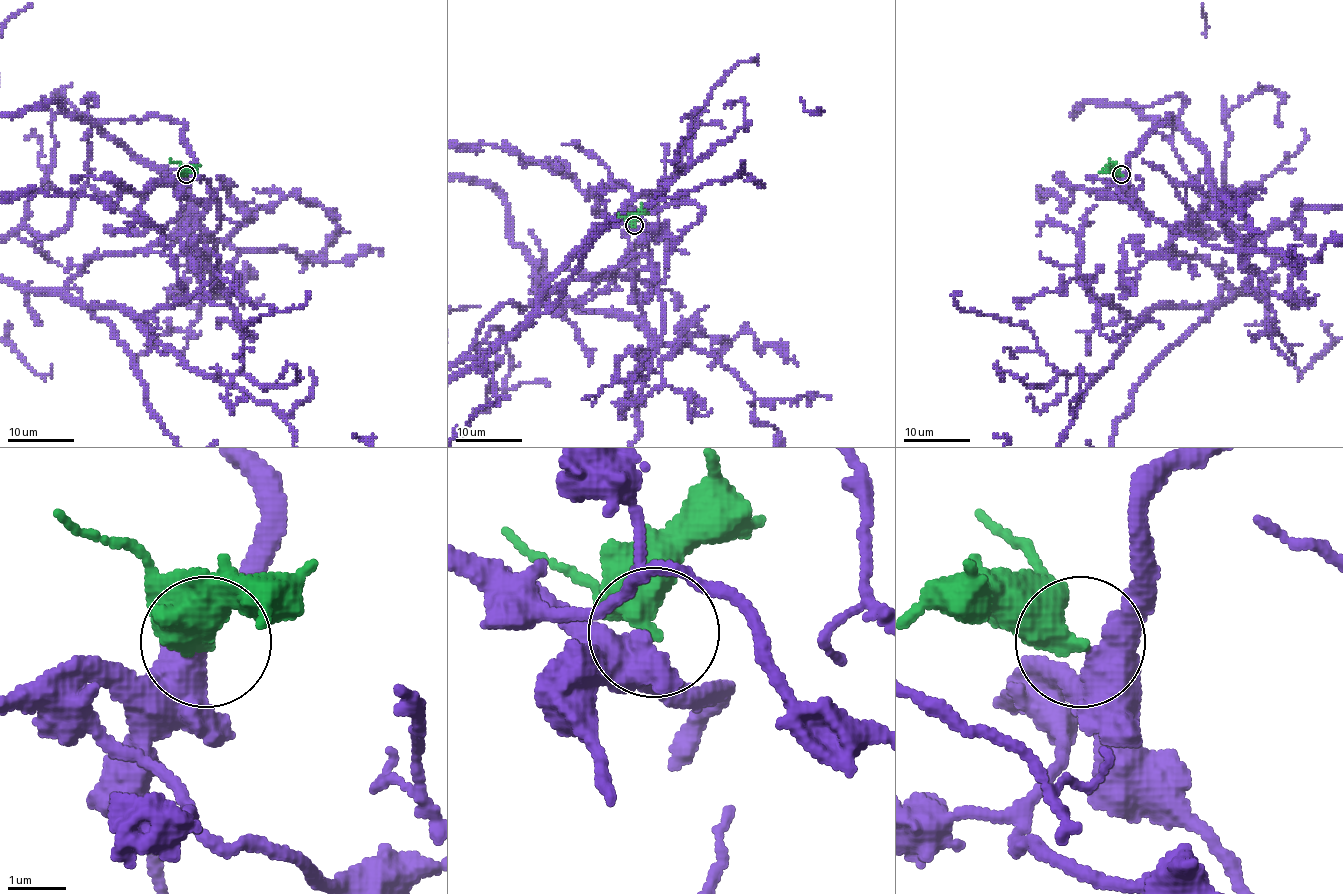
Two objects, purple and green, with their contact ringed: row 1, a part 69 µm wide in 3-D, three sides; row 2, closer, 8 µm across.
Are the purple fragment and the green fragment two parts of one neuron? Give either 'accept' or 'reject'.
reject

